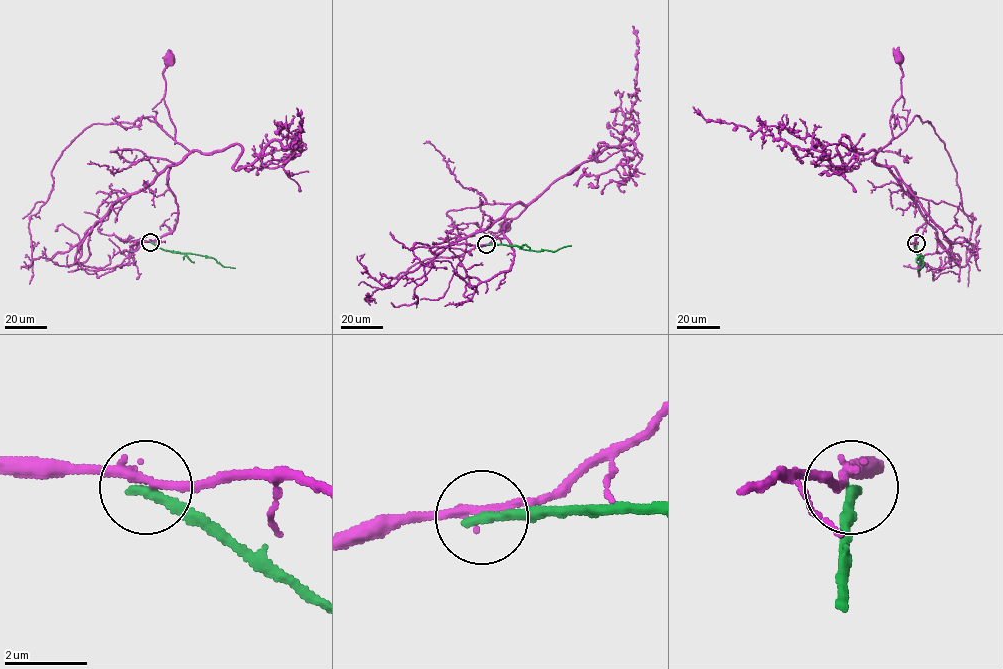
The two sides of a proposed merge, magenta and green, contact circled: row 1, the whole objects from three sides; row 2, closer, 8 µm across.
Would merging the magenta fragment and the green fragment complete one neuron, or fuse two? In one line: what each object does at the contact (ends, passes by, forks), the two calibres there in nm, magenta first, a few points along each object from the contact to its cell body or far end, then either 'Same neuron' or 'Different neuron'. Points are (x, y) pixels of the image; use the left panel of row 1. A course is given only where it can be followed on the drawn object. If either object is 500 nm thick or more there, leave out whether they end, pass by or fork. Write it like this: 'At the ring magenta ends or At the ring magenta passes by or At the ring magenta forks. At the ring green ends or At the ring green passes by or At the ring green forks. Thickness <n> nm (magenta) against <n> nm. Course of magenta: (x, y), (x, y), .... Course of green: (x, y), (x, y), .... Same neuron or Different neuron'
At the ring magenta passes by. At the ring green ends. Thickness 200 nm (magenta) against 280 nm. Course of magenta: (150, 242), (98, 227), (119, 200), (189, 152), (175, 140), (164, 98), (171, 60). Course of green: (150, 242), (165, 250), (206, 256), (224, 267), (235, 268). Different neuron

